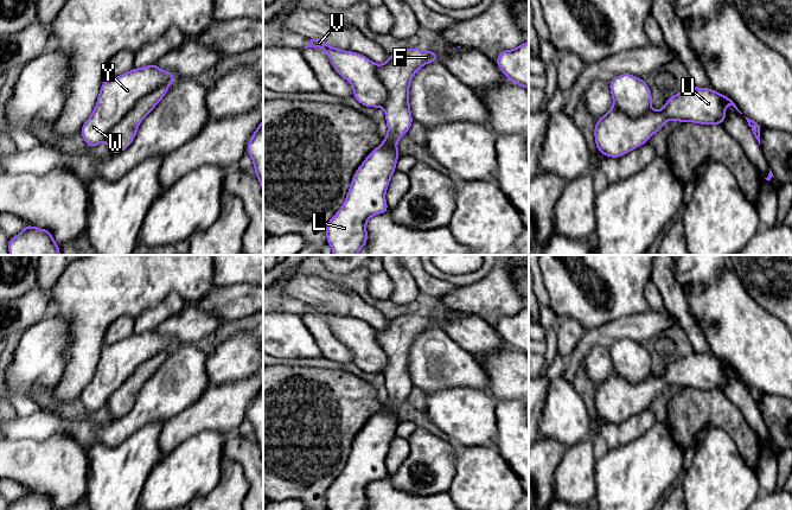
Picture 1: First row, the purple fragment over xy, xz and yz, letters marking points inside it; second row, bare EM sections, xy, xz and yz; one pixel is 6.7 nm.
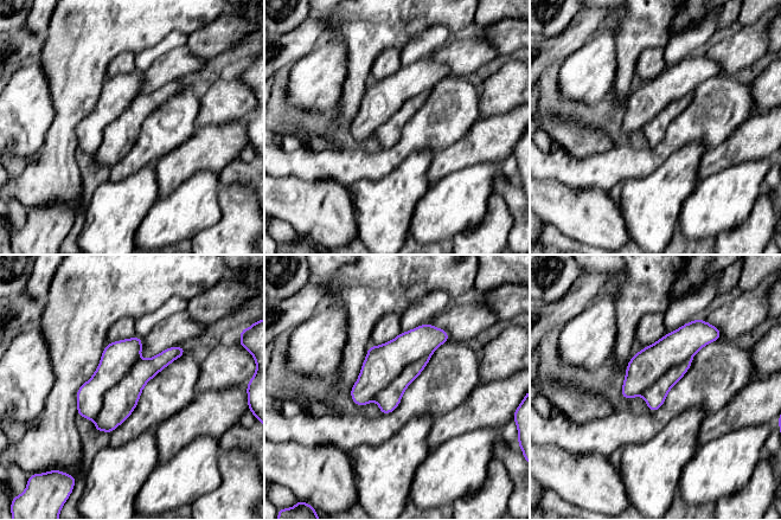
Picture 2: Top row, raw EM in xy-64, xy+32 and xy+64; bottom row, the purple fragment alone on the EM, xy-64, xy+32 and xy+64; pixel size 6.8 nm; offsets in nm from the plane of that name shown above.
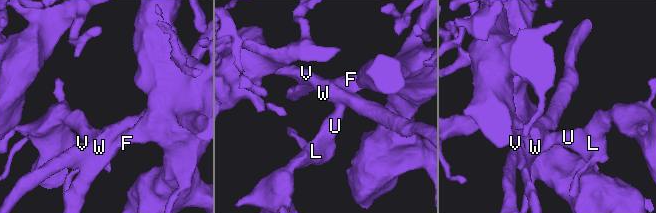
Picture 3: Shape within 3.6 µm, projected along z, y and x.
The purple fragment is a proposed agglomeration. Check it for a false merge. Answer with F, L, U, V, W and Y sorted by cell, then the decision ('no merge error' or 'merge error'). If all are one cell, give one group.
F L U / V W Y | merge error

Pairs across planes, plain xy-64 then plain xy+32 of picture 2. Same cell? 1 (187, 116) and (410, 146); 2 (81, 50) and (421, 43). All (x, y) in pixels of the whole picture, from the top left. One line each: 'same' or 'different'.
1: same
2: different

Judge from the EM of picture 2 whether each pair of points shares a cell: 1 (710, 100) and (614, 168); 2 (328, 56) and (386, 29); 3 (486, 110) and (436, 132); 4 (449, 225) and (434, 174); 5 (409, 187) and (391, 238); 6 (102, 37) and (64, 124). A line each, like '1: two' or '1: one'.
1: one
2: two
3: two
4: two
5: one
6: one

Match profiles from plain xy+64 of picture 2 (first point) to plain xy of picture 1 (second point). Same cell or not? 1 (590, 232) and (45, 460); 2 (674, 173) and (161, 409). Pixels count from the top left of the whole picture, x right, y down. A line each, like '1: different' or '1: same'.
1: same
2: different

